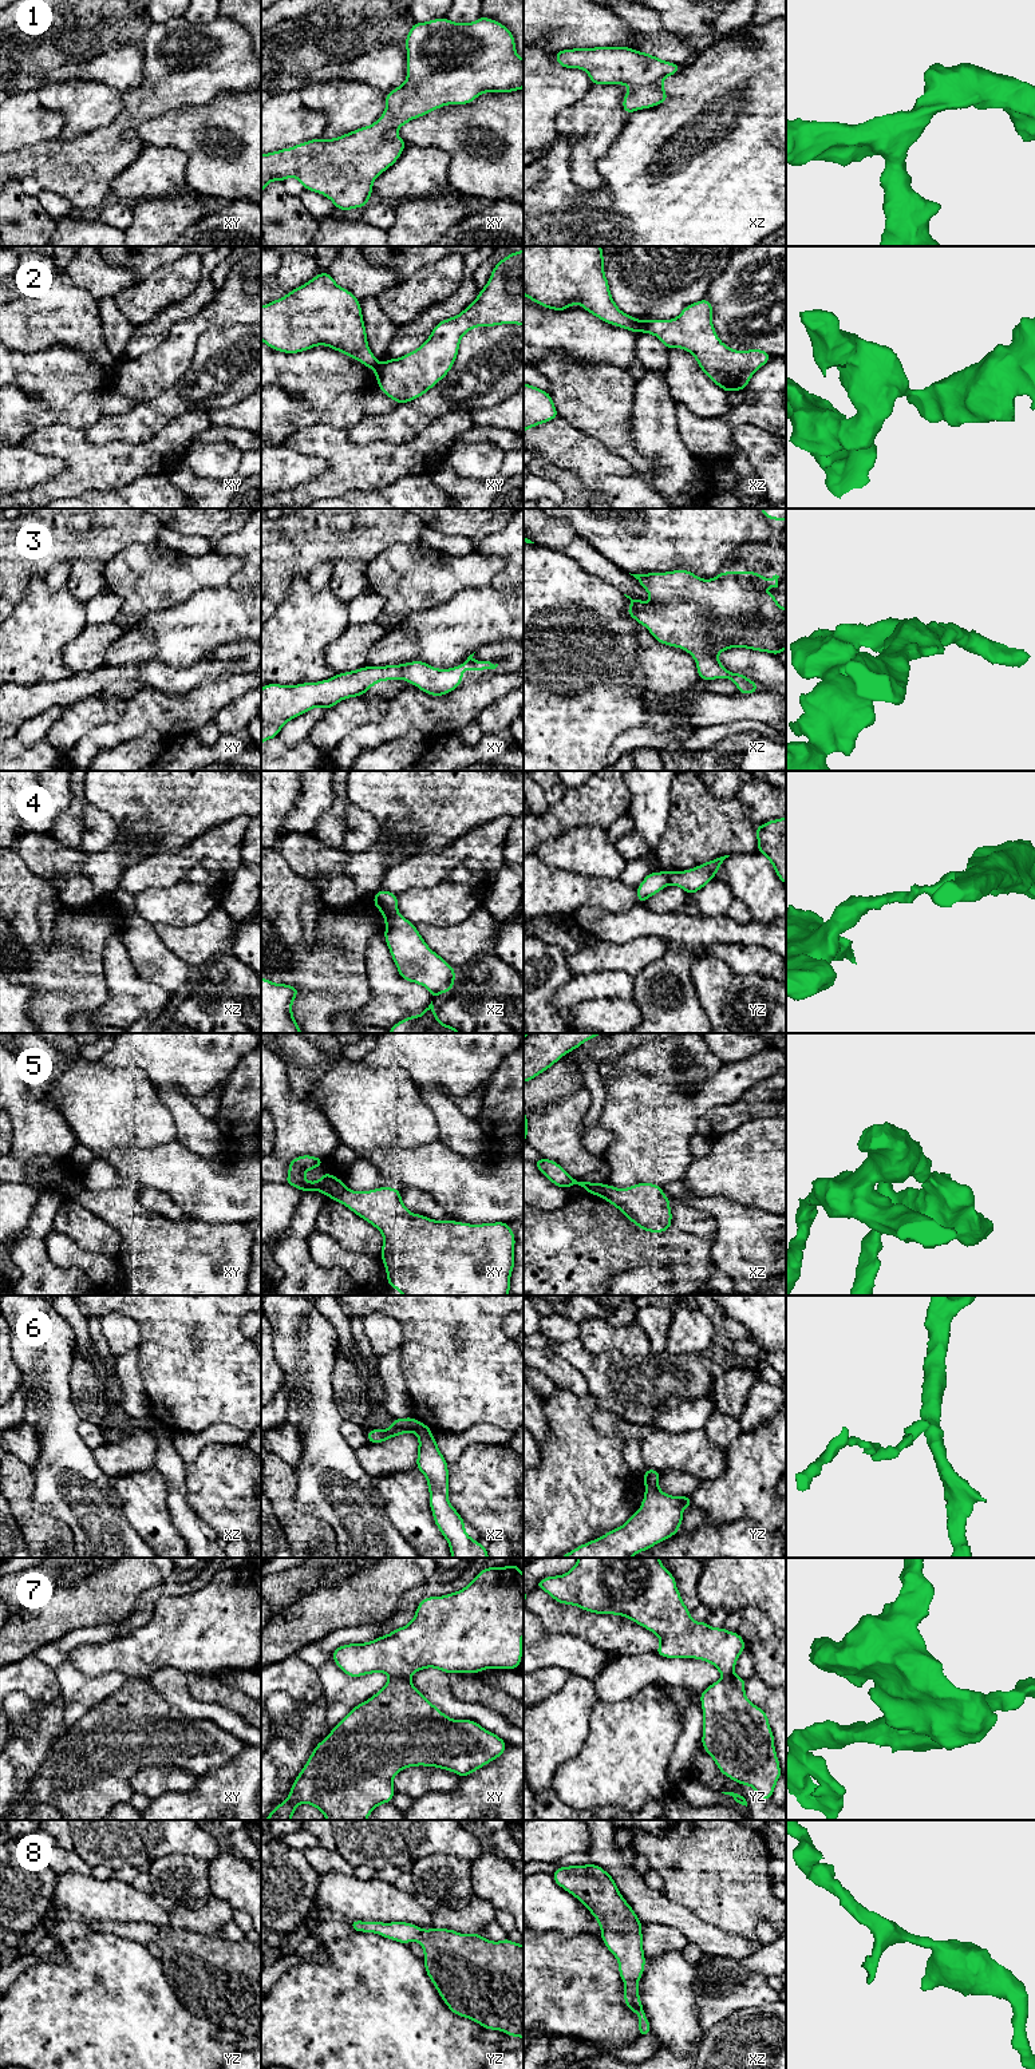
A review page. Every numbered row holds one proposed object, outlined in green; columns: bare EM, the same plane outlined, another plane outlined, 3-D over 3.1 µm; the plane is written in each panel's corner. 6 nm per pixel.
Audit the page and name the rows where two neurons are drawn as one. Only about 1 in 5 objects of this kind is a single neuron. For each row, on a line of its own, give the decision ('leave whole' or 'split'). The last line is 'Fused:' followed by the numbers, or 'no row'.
1: leave whole
2: split
3: leave whole
4: split
5: split
6: split
7: split
8: leave whole
Fused: 2, 4, 5, 6, 7

